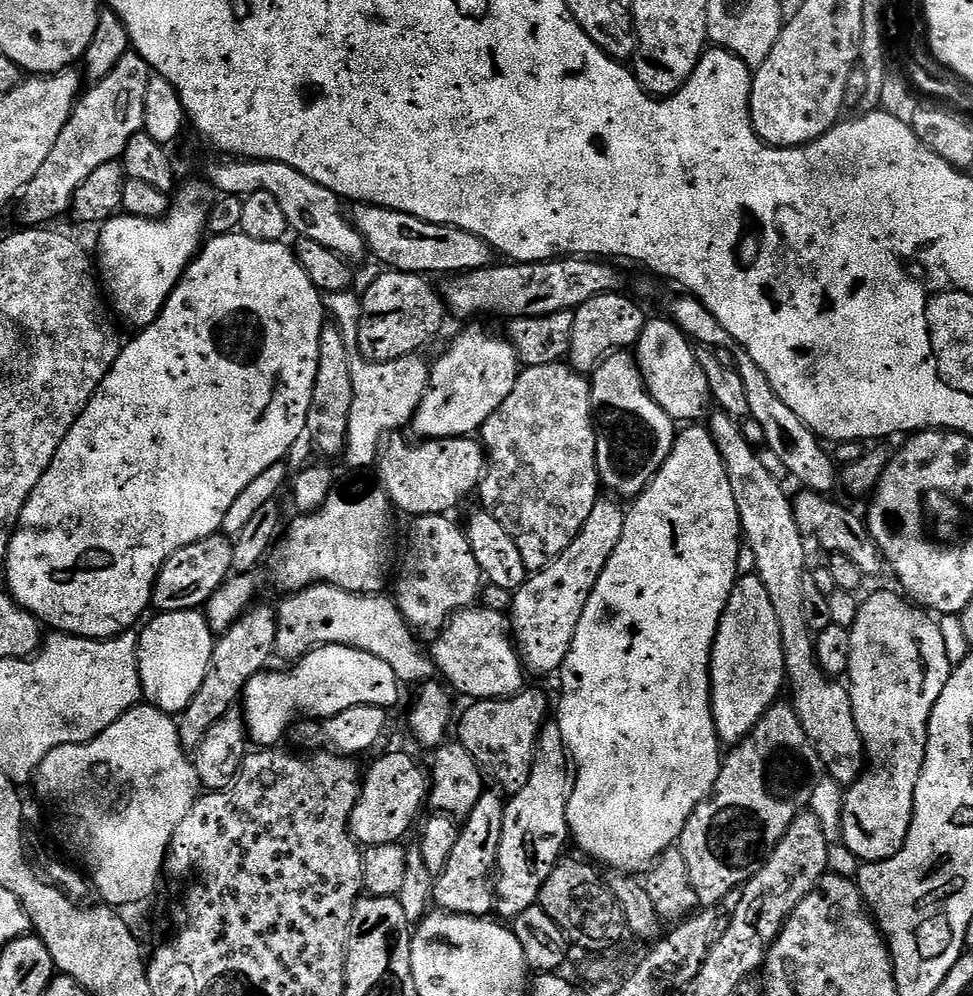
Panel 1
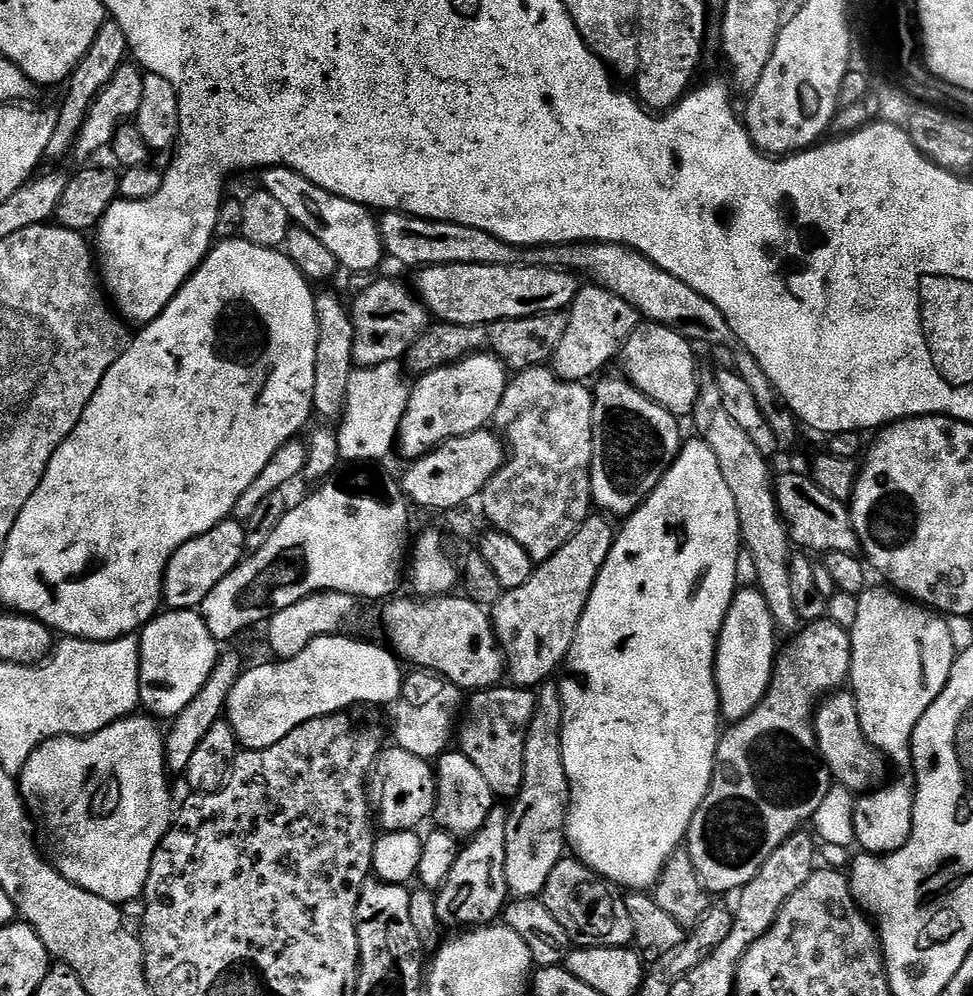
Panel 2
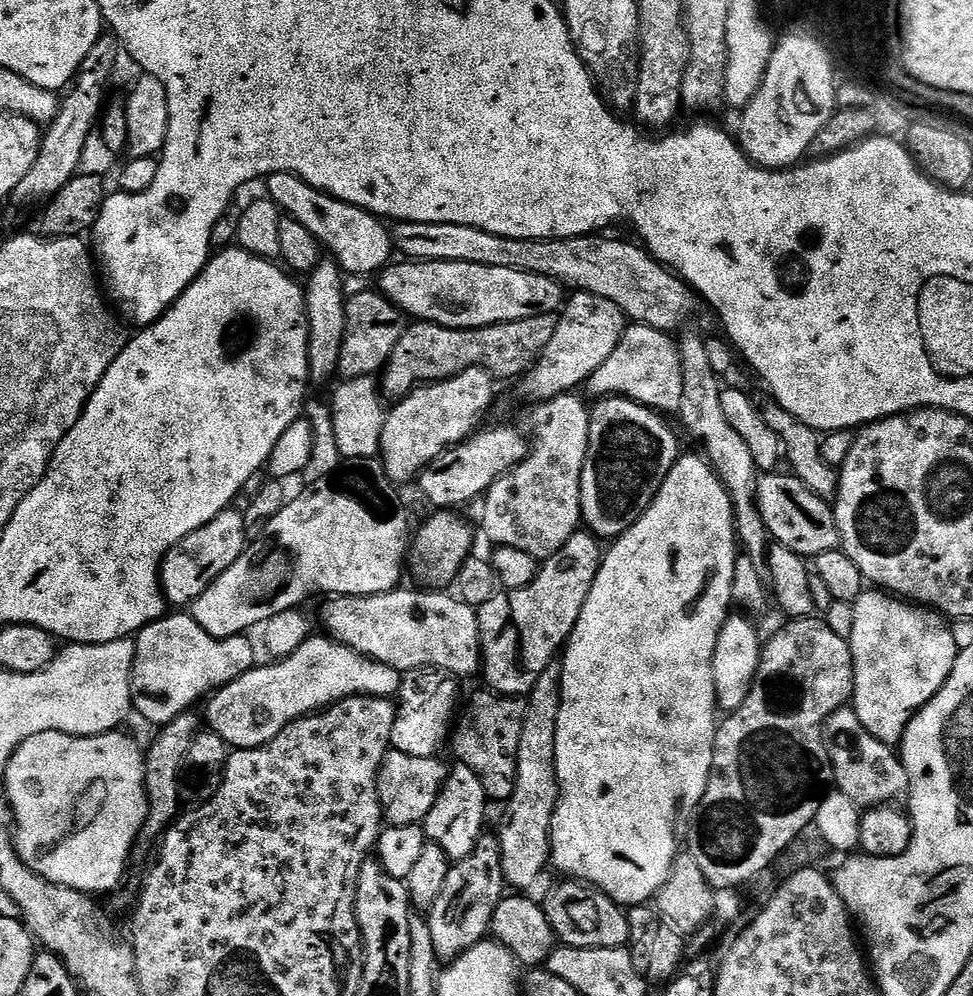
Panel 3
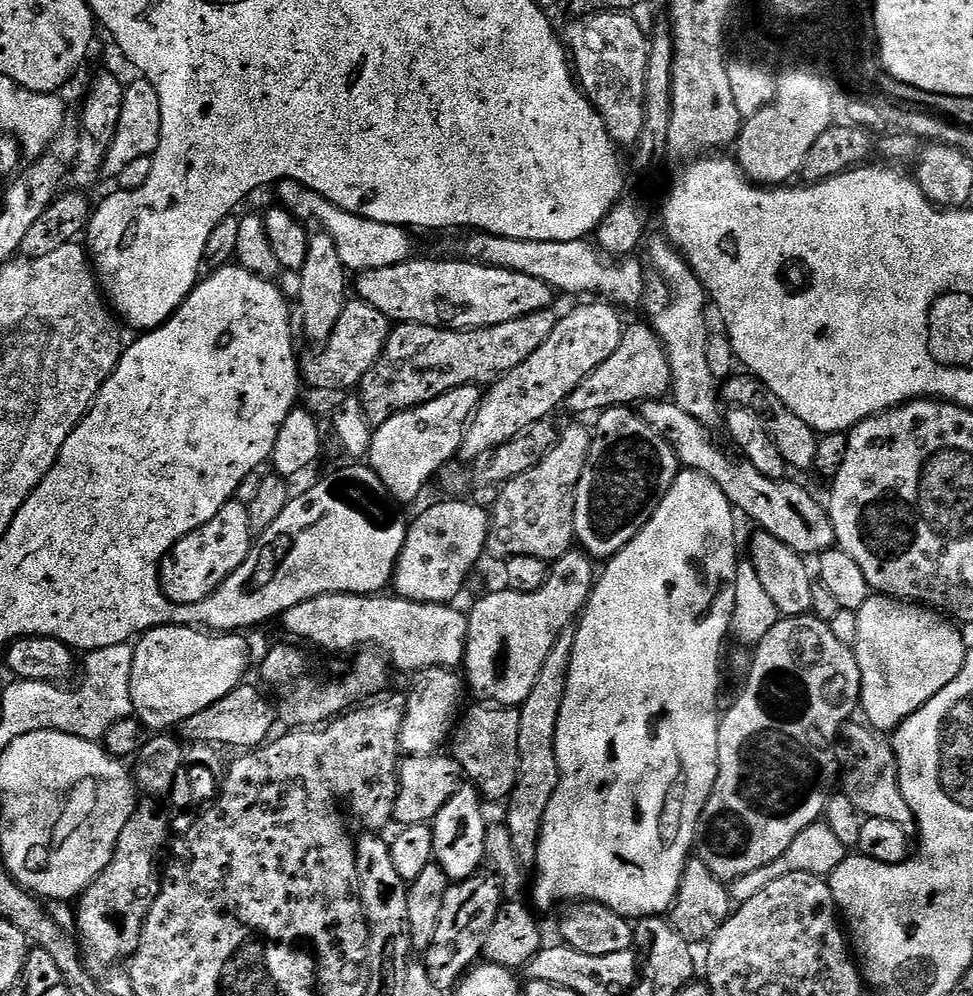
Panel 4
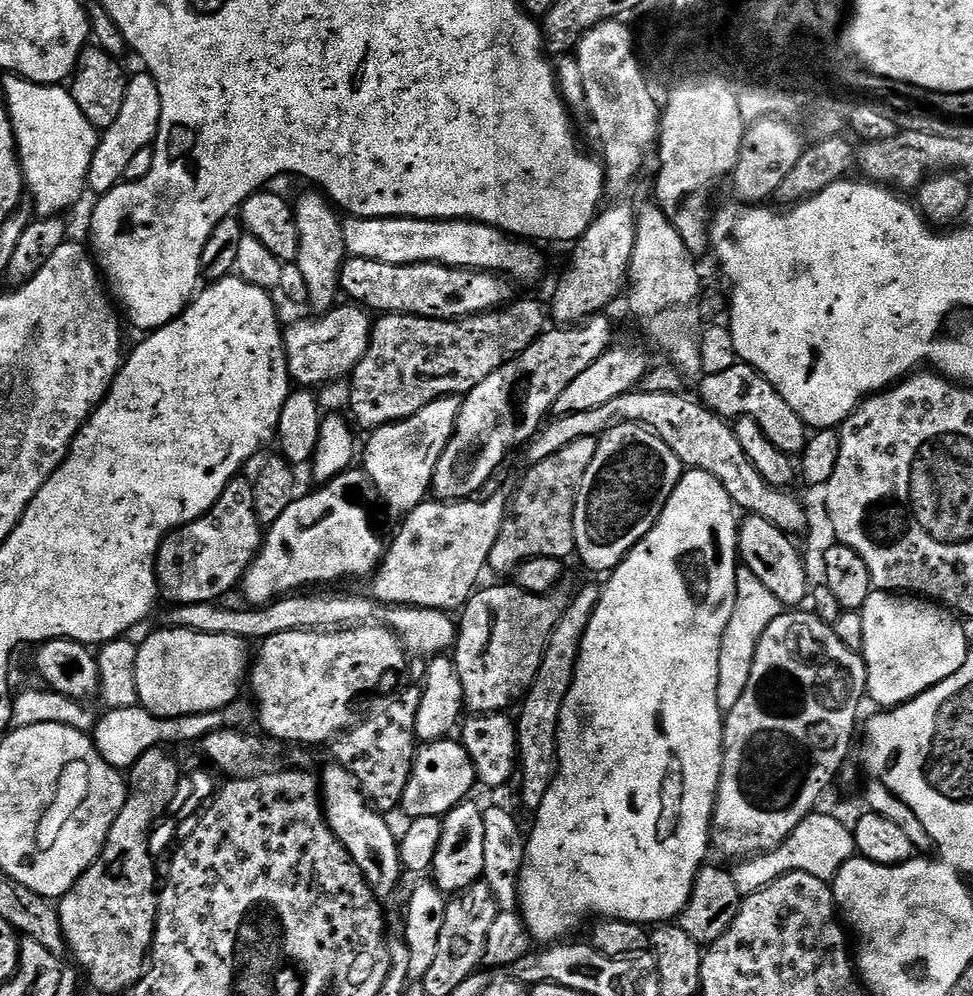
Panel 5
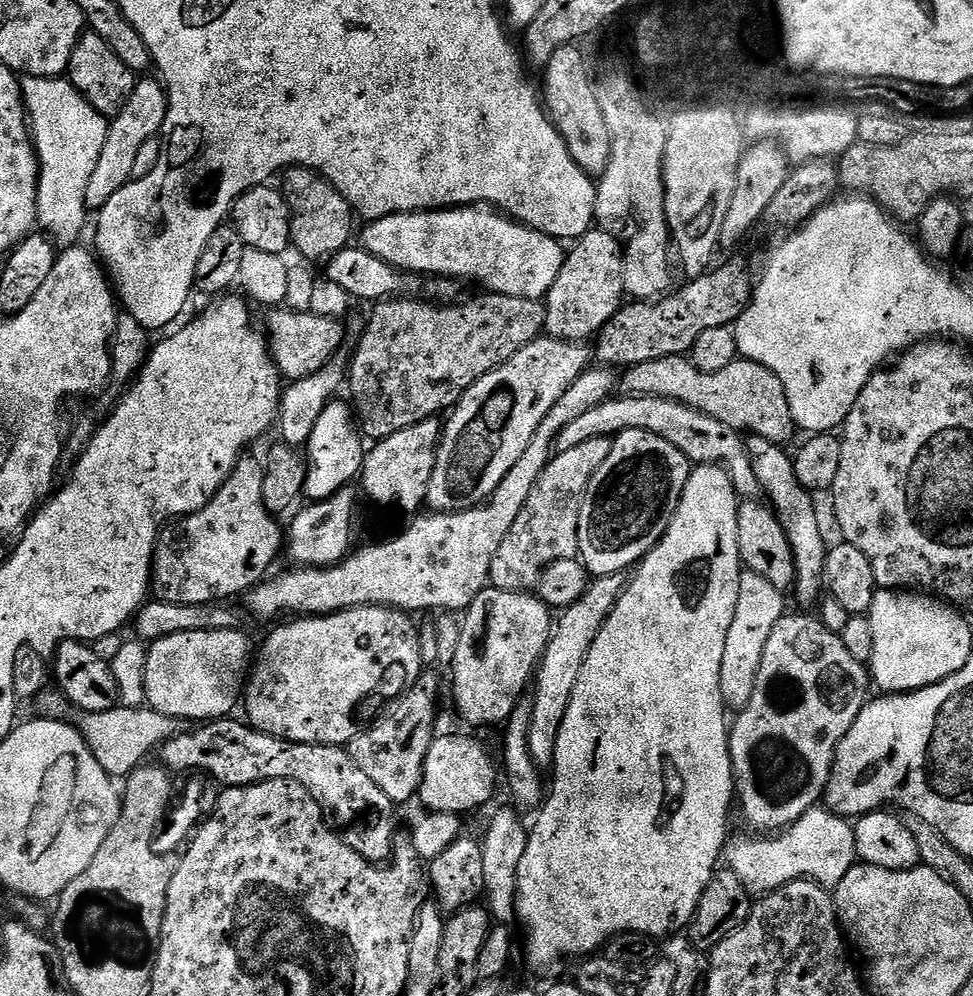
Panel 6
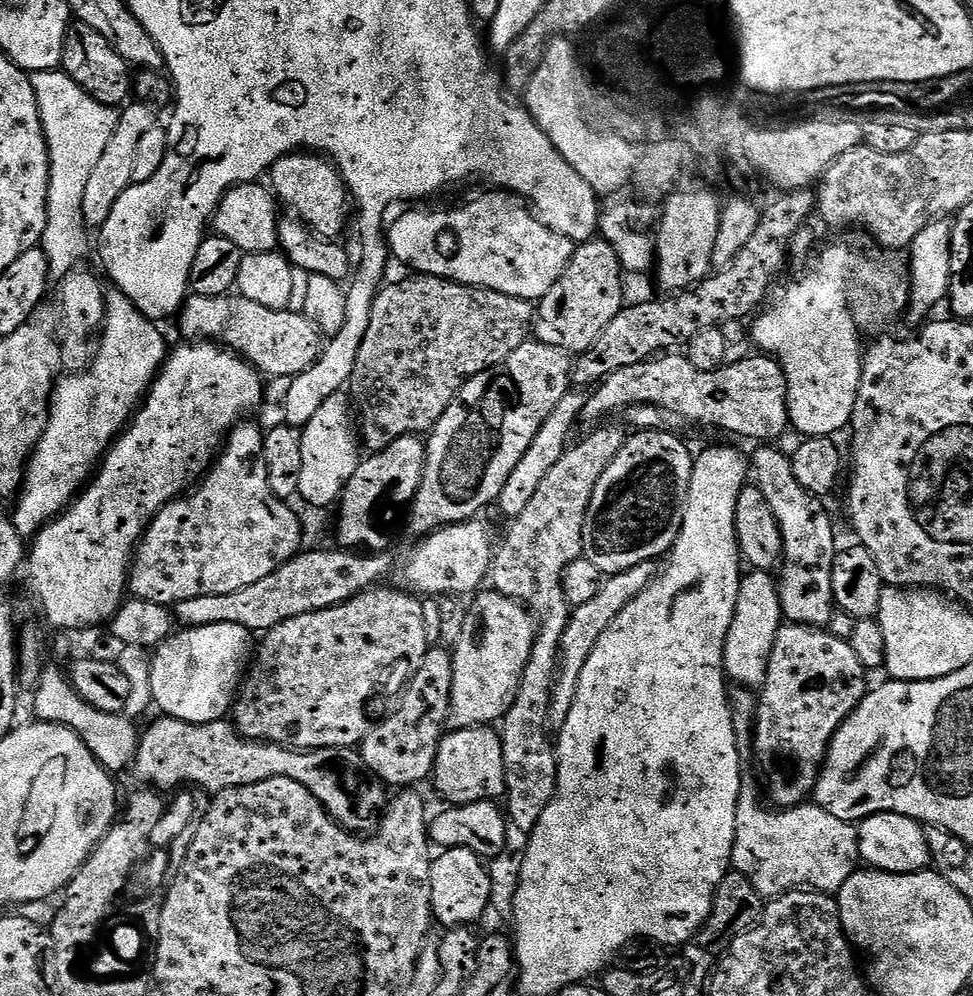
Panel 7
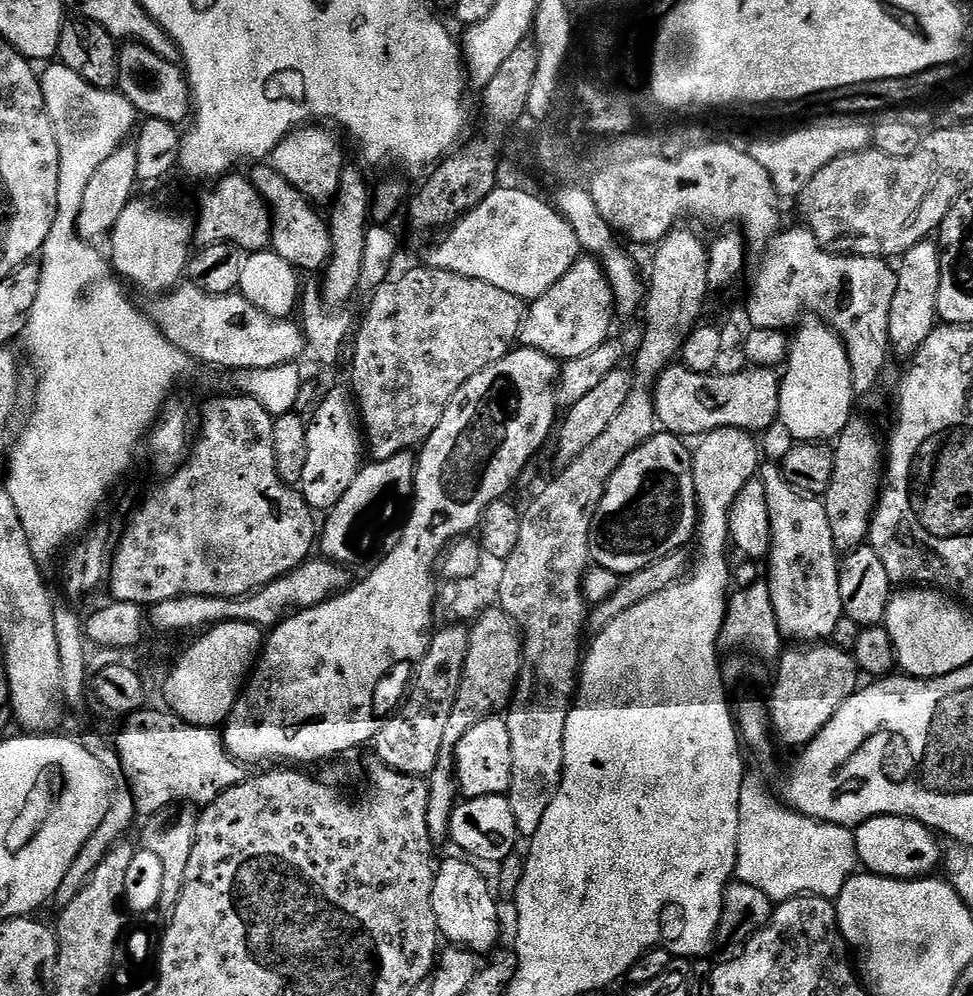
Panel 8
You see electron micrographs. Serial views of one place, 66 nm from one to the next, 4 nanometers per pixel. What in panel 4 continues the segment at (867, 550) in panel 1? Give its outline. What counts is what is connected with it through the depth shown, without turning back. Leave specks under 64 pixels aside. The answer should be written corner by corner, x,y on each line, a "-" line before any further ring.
671,398
646,400
639,405
641,416
656,433
664,437
664,441
676,451
676,458
685,469
700,472
724,491
737,513
749,516
757,525
757,529
774,534
780,542
793,548
799,556
815,557
828,551
836,544
834,526
830,522
825,505
820,504
800,484
791,484
788,478
767,476
749,464
747,459
740,458
735,464
724,453
724,448
711,436
709,425
703,424
694,414
690,414
676,404

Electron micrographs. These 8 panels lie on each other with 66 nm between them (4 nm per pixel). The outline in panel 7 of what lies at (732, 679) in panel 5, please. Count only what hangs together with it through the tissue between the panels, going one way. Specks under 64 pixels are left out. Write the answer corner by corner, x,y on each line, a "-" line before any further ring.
749,571
740,579
738,600
735,602
734,619
727,632
723,648
725,675
744,686
758,690
765,684
774,638
782,627
783,612
780,604
779,585
769,572

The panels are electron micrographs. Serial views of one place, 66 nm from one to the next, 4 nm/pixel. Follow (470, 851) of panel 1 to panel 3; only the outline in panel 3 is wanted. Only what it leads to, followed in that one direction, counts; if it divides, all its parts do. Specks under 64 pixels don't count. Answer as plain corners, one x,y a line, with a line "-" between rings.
485,834
466,859
455,861
449,867
446,886
442,886
442,894
438,894
434,906
427,913
426,919
434,938
437,961
457,960
466,950
485,939
492,927
494,910
505,895
506,881
500,841
495,835

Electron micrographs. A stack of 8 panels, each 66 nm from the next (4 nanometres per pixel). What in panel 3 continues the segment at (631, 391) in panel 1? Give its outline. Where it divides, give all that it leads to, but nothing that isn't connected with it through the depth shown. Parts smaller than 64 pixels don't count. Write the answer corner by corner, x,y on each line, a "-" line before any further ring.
609,396
600,398
591,405
590,408
590,442
588,443
588,453
586,454
586,462
582,470
582,520
586,525
587,531
593,536
604,542
615,541
623,532
630,530
630,526
634,526
634,522
638,522
638,518
642,518
644,511
652,505
654,498
659,494
662,482
666,482
666,478
670,474
670,470
676,465
677,460
682,455
680,444
676,441
674,433
668,429
668,424
661,413
647,408
645,404
639,404
633,400
627,400
624,396

